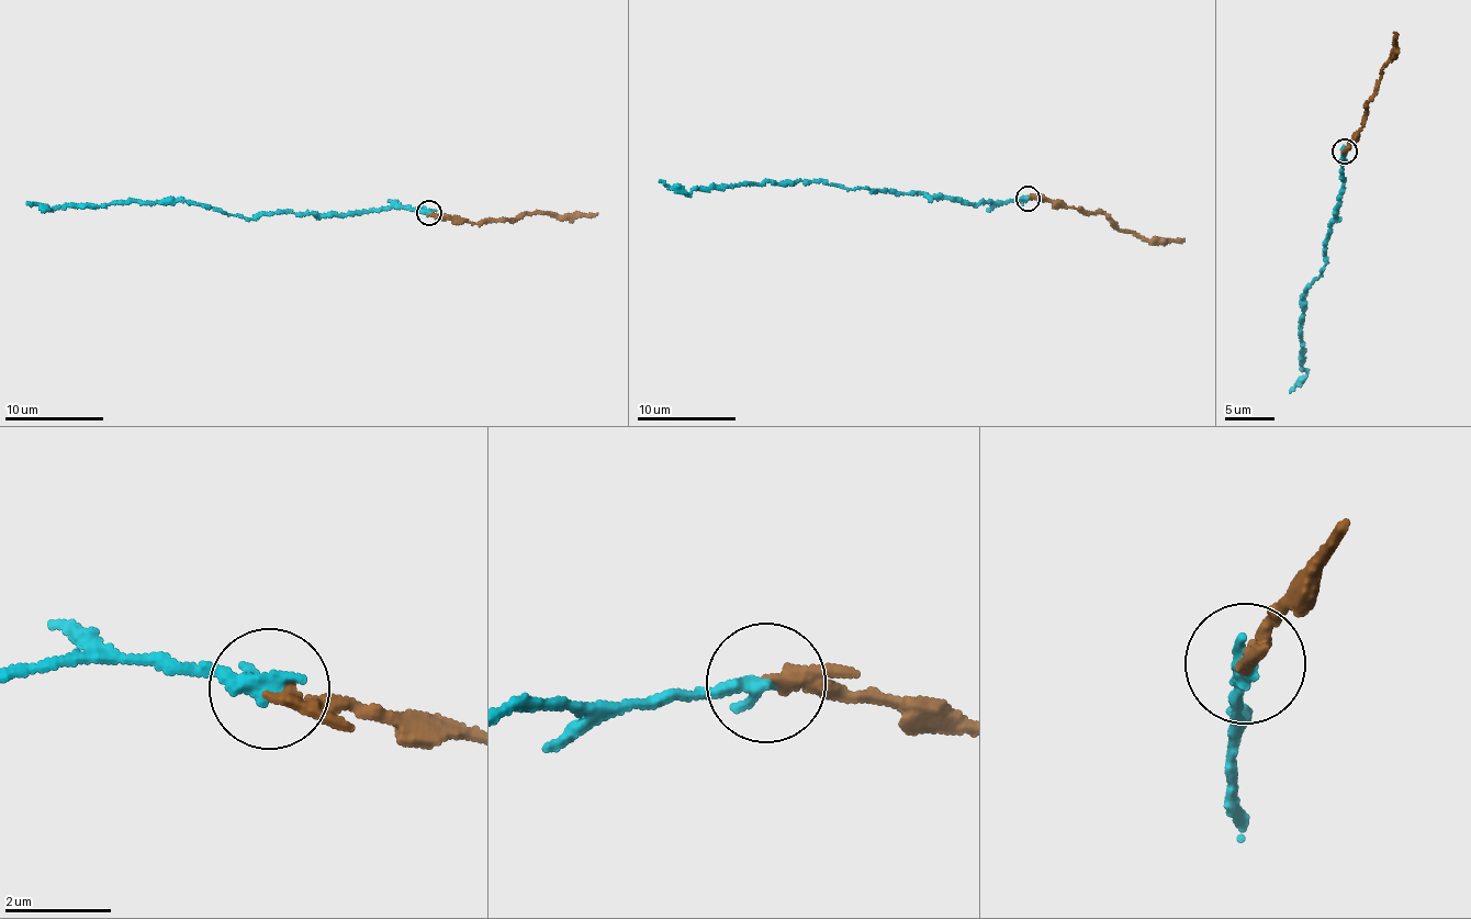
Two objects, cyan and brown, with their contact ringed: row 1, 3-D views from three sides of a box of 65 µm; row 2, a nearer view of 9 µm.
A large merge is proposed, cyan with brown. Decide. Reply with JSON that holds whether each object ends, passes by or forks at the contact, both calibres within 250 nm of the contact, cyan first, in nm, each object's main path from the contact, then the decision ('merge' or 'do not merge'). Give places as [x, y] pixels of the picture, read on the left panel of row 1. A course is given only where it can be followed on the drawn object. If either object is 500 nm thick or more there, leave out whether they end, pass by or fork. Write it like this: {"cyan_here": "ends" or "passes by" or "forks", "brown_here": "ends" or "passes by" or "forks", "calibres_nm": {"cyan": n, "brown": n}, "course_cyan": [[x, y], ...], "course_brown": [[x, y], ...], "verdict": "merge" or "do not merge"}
{"cyan_here": "ends", "brown_here": "ends", "calibres_nm": {"cyan": 320, "brown": 260}, "course_cyan": [[428, 213], [388, 206], [338, 216], [278, 210], [254, 220], [180, 200], [65, 205], [55, 210], [27, 204]], "course_brown": [[428, 213], [481, 224], [500, 219], [514, 221], [534, 212], [572, 220], [597, 213]], "verdict": "do not merge"}

